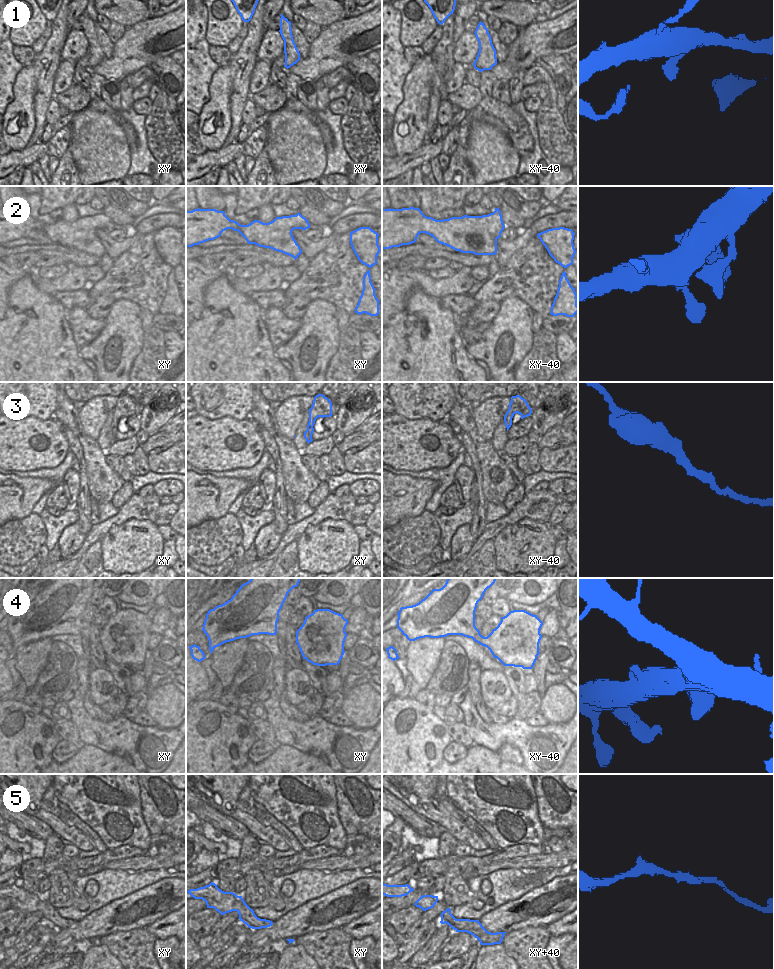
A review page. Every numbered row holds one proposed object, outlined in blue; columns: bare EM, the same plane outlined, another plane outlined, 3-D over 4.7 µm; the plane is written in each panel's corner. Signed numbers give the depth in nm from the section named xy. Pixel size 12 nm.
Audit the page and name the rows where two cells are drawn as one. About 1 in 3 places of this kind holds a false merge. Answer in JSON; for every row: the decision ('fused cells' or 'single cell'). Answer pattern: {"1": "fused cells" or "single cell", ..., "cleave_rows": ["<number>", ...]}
{"1": "single cell", "2": "single cell", "3": "single cell", "4": "single cell", "5": "single cell", "cleave_rows": []}

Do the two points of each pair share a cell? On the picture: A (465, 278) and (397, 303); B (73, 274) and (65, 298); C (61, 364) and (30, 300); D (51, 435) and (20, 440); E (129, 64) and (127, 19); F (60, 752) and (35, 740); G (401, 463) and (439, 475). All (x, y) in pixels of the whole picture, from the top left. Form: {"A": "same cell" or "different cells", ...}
{"A": "same cell", "B": "different cells", "C": "same cell", "D": "same cell", "E": "different cells", "F": "different cells", "G": "different cells"}

